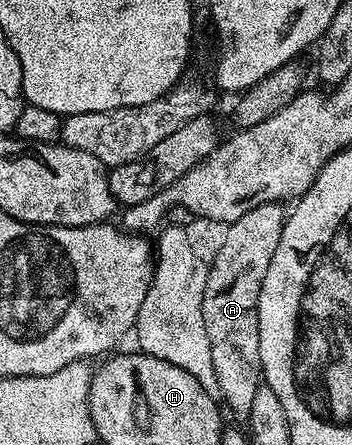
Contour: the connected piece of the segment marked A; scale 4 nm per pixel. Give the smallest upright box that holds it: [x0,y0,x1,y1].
[202,203,289,418]

